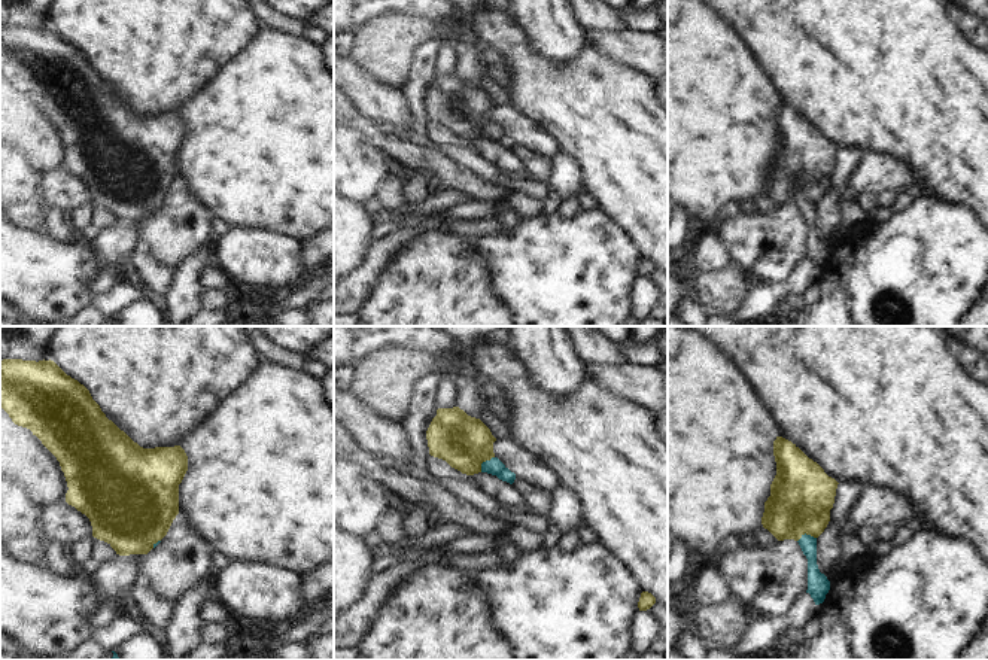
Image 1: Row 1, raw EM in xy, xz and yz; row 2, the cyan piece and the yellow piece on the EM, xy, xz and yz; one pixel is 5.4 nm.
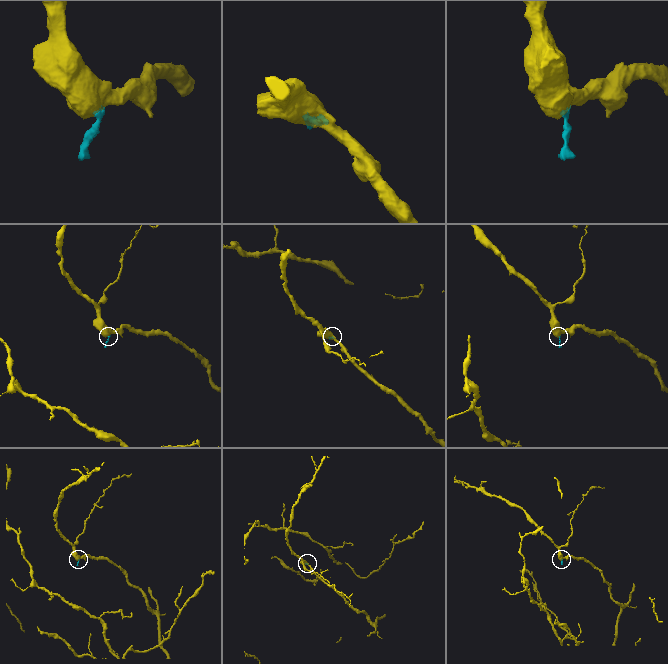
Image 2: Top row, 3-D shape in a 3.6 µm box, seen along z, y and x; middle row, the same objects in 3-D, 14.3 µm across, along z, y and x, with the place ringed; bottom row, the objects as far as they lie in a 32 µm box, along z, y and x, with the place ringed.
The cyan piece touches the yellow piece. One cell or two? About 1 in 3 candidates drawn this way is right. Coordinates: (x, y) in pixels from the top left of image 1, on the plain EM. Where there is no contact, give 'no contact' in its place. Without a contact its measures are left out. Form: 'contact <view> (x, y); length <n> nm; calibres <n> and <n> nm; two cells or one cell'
contact xz (483, 128); length 120 nm; calibres 90 and 280 nm; one cell

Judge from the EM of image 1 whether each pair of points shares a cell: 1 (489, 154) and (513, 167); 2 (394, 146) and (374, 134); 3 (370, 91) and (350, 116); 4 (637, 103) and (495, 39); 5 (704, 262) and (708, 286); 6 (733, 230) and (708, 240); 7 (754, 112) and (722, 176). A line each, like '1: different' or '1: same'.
1: same
2: same
3: different
4: same
5: different
6: different
7: same

